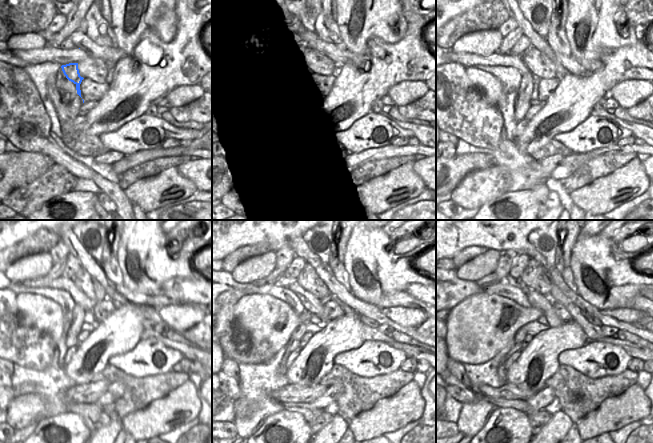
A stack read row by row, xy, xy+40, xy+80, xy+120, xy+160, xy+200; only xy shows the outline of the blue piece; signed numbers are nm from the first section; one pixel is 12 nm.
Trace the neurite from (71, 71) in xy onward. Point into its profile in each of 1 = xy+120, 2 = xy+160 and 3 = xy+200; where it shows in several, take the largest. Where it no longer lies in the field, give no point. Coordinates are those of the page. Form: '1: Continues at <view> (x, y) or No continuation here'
1: Continues at xy+120 (78, 314)
2: Continues at xy+160 (299, 331)
3: Continues at xy+200 (520, 335)

